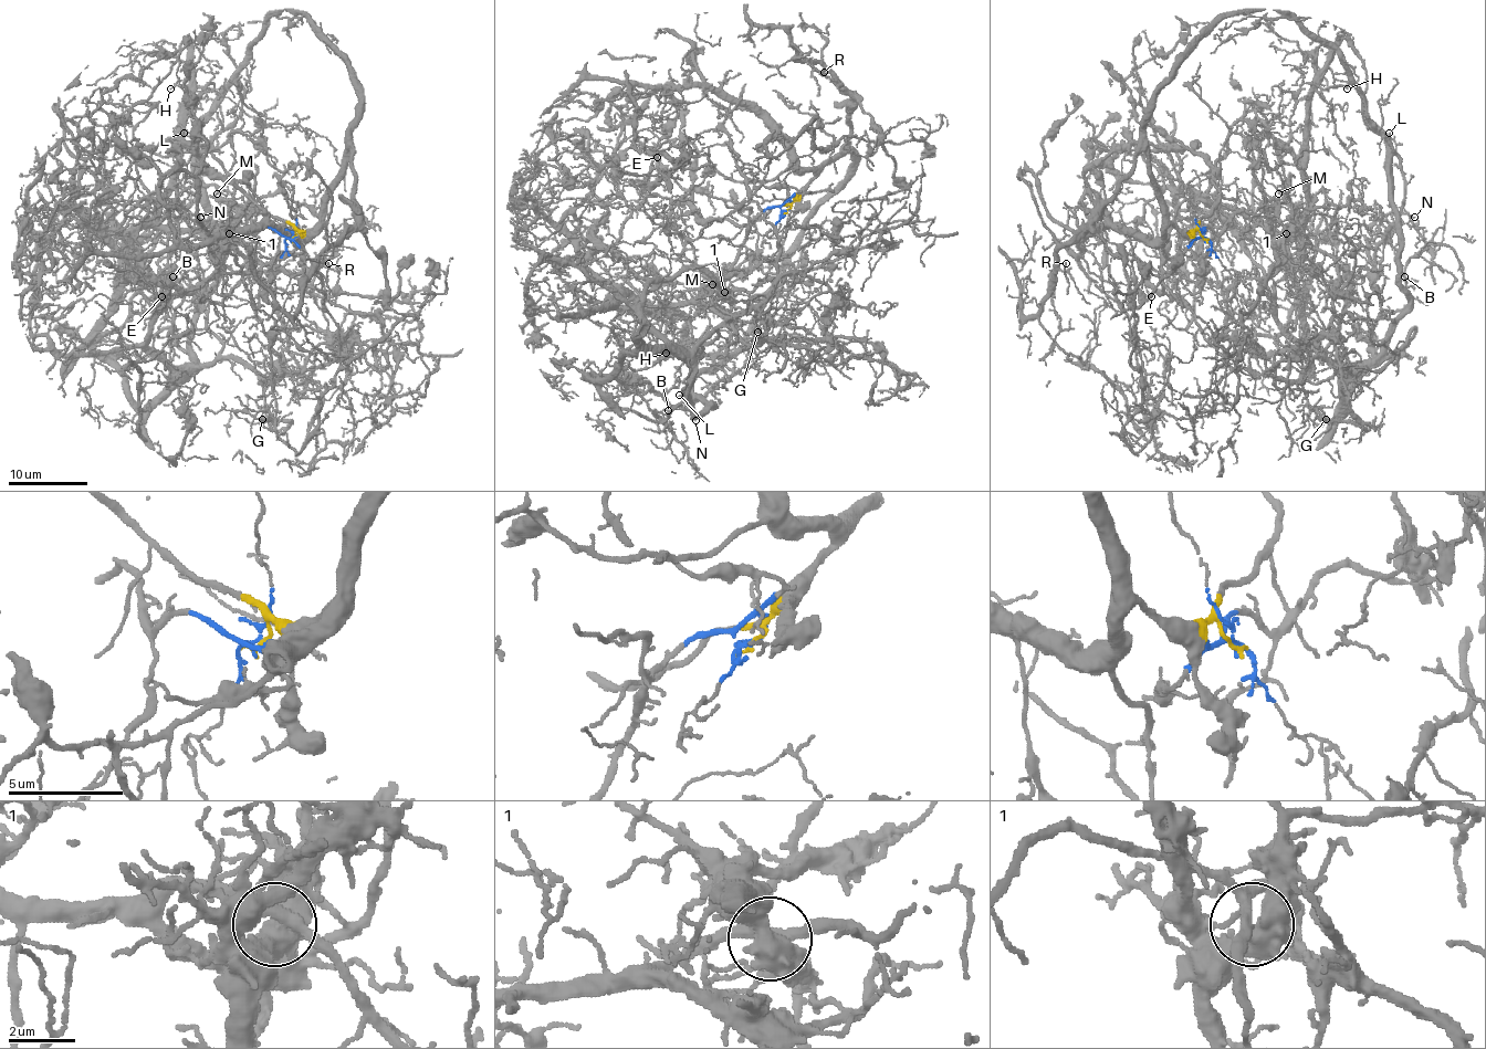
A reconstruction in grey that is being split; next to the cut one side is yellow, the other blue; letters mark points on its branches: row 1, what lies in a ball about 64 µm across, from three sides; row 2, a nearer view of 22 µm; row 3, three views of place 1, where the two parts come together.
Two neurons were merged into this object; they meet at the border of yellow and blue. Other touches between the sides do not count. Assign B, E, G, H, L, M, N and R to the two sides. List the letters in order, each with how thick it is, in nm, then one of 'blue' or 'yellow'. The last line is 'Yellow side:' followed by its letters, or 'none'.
B: calibre 110 nm; yellow
E: calibre 160 nm; yellow
G: calibre 130 nm; yellow
H: calibre 160 nm; yellow
L: calibre 150 nm; yellow
M: calibre 110 nm; yellow
N: calibre 100 nm; yellow
R: calibre 170 nm; yellow
Yellow side: B, E, G, H, L, M, N, R

